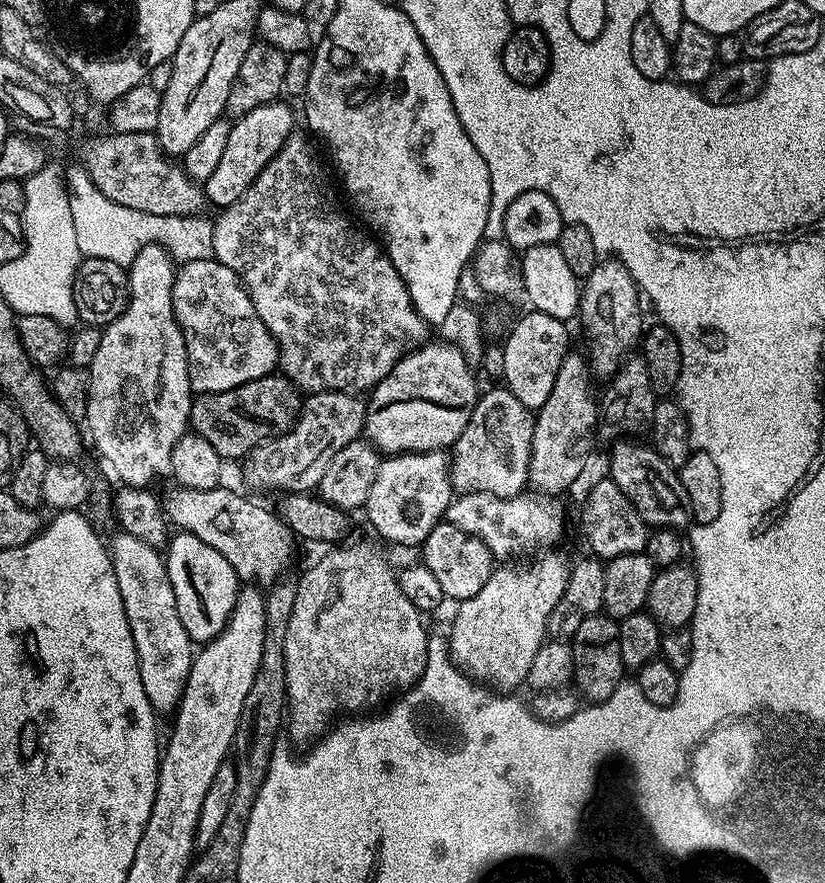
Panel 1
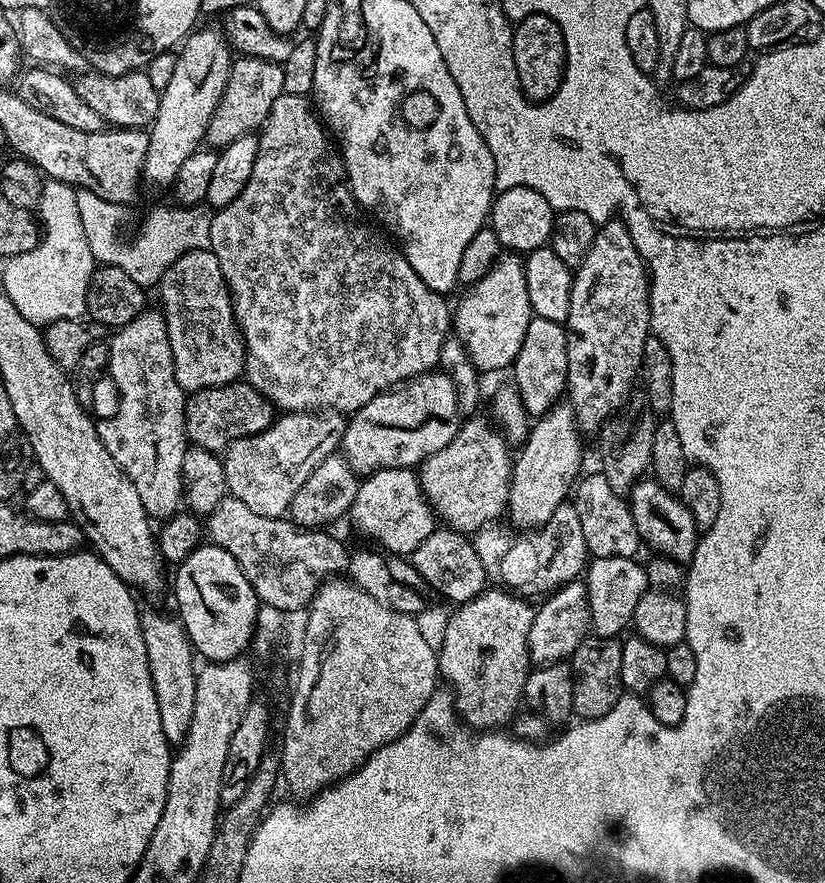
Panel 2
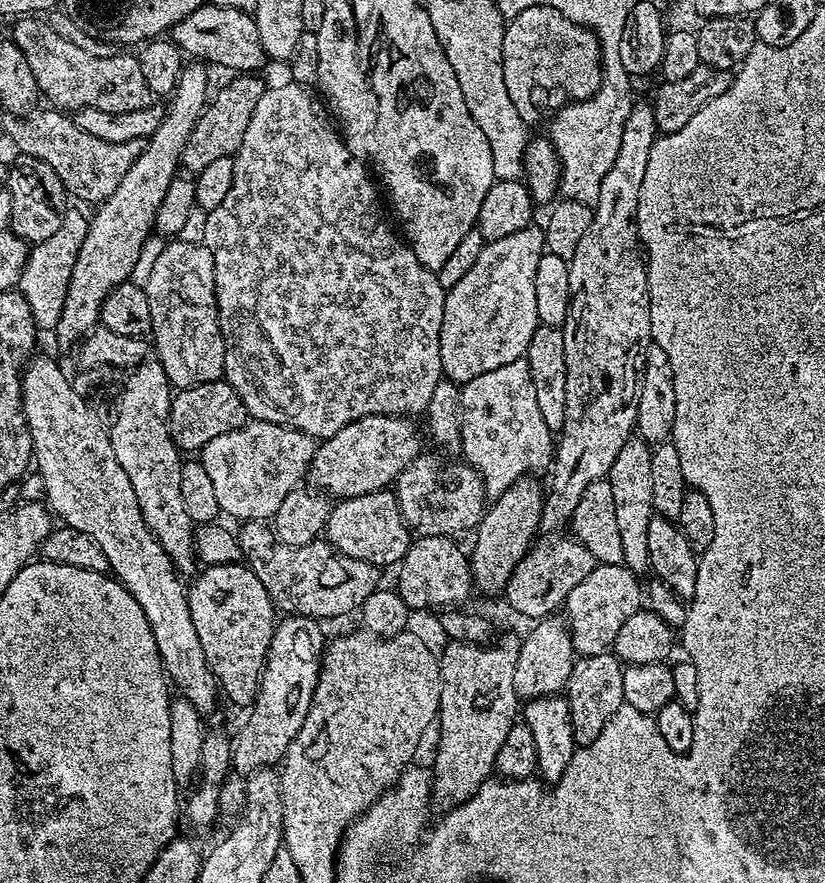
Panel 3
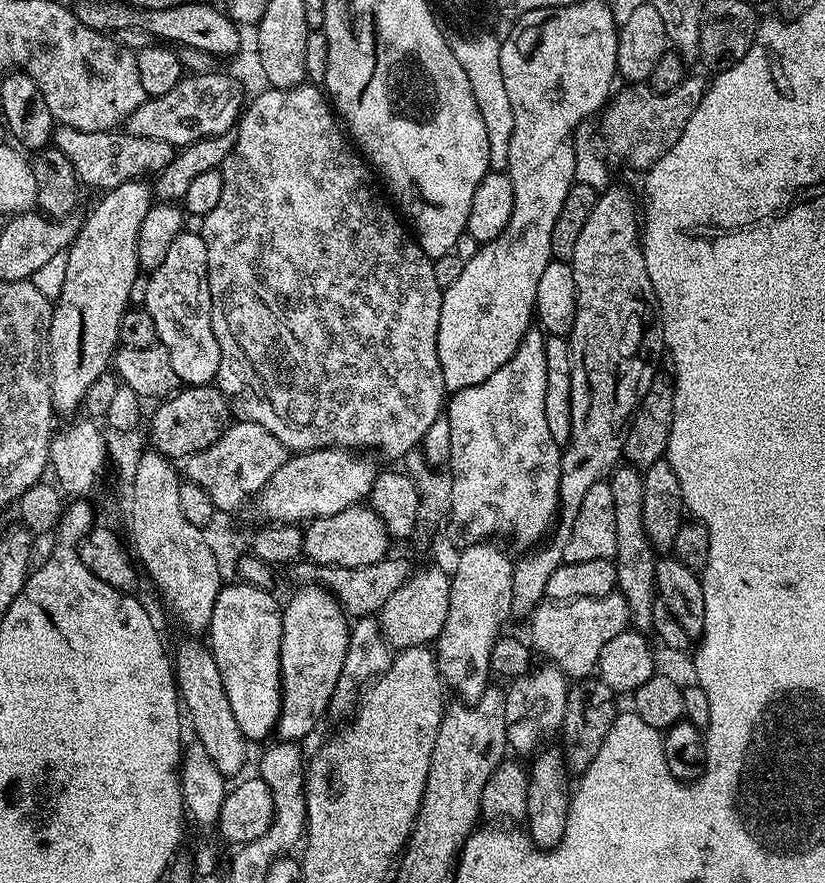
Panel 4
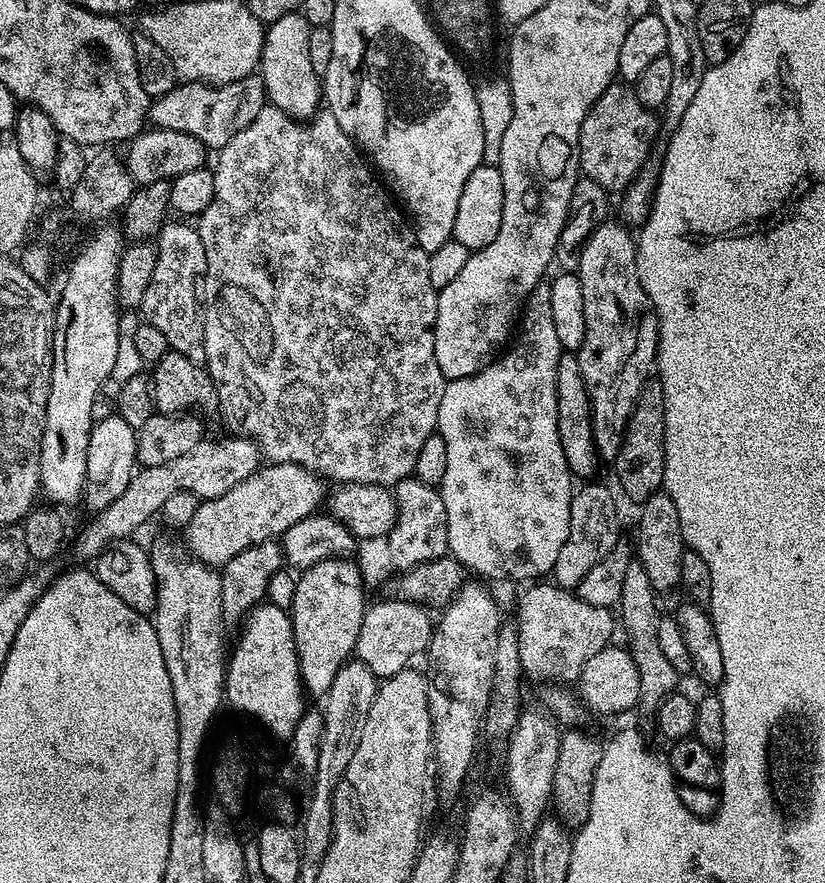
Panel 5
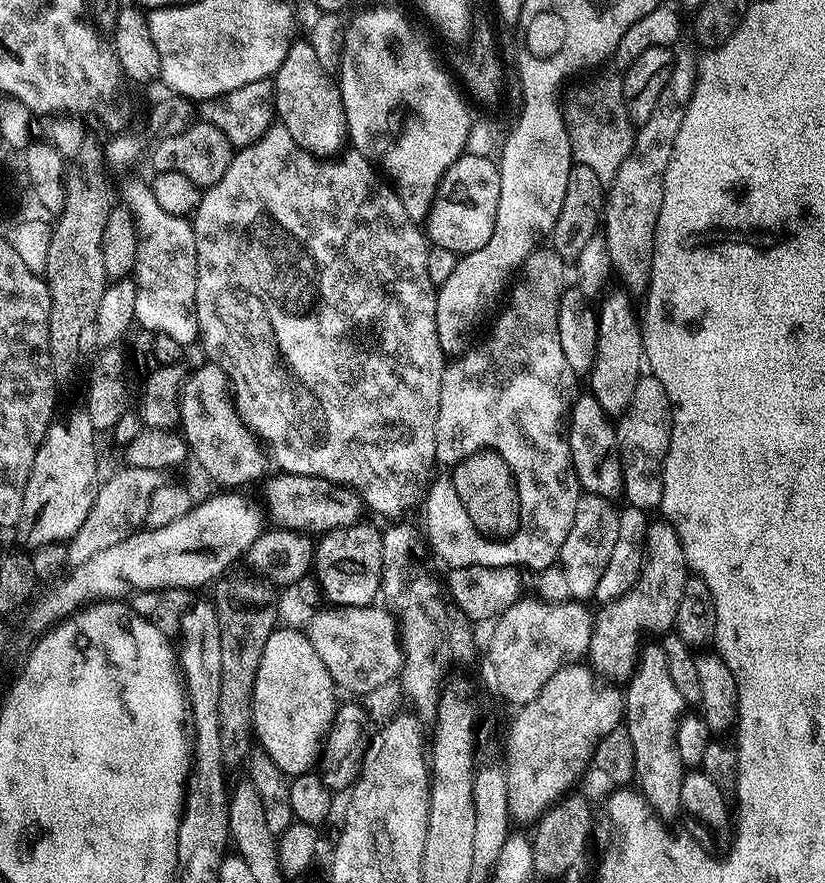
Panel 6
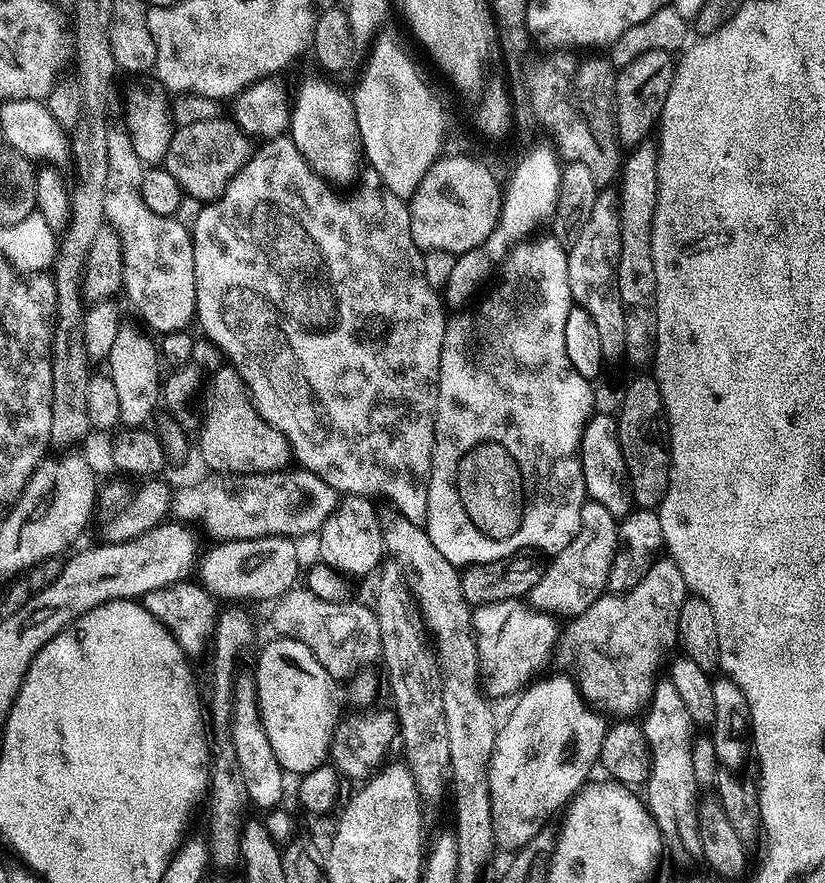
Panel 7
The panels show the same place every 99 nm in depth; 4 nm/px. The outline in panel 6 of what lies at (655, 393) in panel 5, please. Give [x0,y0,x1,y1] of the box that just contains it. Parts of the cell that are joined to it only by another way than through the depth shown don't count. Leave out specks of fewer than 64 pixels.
[614,374,672,509]

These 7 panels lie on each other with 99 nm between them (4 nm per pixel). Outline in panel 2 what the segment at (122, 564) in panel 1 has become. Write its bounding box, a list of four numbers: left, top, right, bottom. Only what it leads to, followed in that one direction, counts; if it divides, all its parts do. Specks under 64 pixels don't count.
[140,610,198,746]

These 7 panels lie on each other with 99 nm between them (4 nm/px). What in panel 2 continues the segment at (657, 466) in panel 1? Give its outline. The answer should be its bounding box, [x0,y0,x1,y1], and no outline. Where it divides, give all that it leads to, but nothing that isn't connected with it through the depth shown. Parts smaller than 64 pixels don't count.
[627,478,698,566]

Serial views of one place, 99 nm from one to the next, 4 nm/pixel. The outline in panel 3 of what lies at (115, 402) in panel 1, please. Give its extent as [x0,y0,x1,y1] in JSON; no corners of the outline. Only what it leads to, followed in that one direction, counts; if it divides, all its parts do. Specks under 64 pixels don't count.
[110,358,198,573]

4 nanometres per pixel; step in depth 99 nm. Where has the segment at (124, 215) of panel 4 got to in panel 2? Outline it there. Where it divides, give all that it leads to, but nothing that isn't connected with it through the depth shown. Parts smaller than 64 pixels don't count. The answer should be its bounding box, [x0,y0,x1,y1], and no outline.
[142,28,234,185]

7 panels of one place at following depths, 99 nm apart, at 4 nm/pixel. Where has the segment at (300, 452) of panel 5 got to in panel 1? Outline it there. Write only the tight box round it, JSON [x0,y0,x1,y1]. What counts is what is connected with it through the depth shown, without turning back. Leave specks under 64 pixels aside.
[212,134,430,394]

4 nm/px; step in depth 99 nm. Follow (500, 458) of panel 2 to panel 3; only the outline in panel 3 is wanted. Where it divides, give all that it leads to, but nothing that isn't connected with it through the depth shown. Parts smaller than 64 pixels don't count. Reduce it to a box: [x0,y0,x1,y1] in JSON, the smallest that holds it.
[394,450,486,537]

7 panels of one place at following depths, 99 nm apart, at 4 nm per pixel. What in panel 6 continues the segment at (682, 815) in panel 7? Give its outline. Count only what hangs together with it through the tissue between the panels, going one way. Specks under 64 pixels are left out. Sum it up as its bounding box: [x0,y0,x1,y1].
[622,643,686,818]

